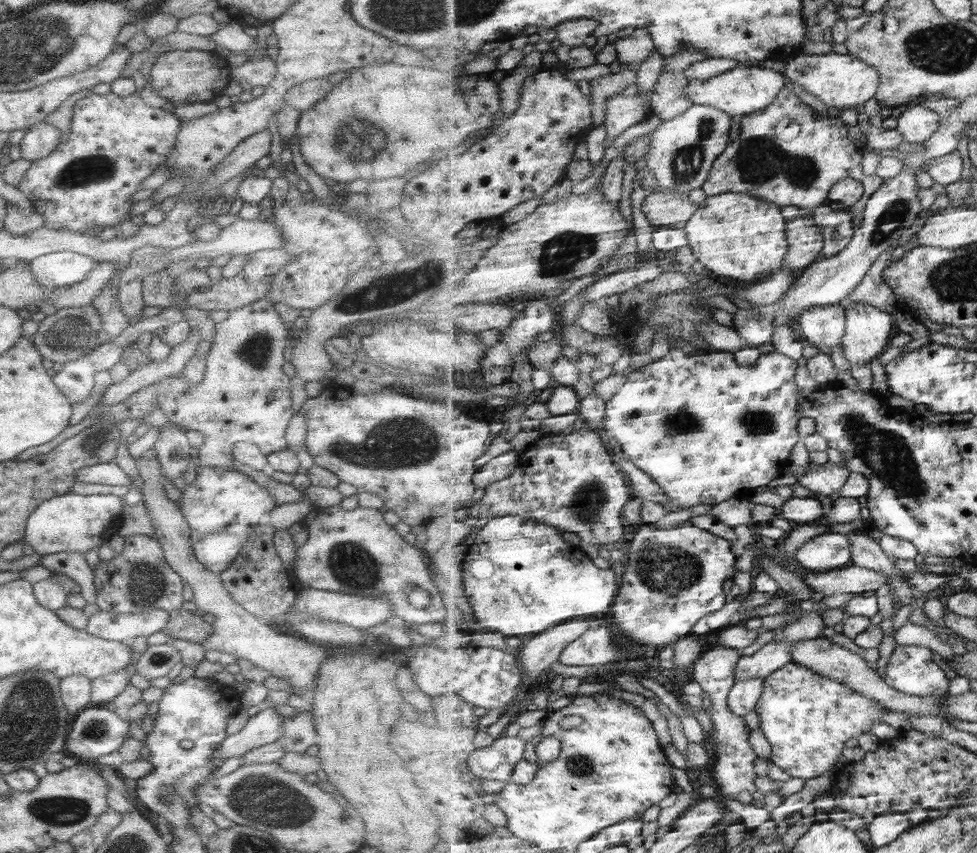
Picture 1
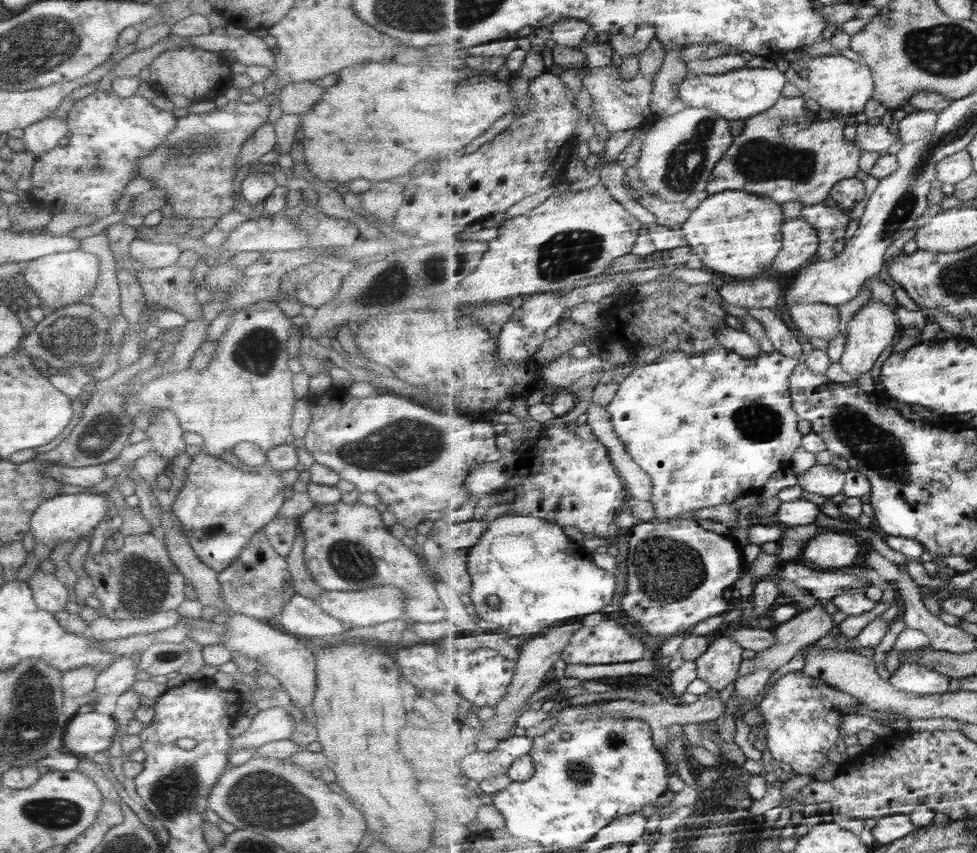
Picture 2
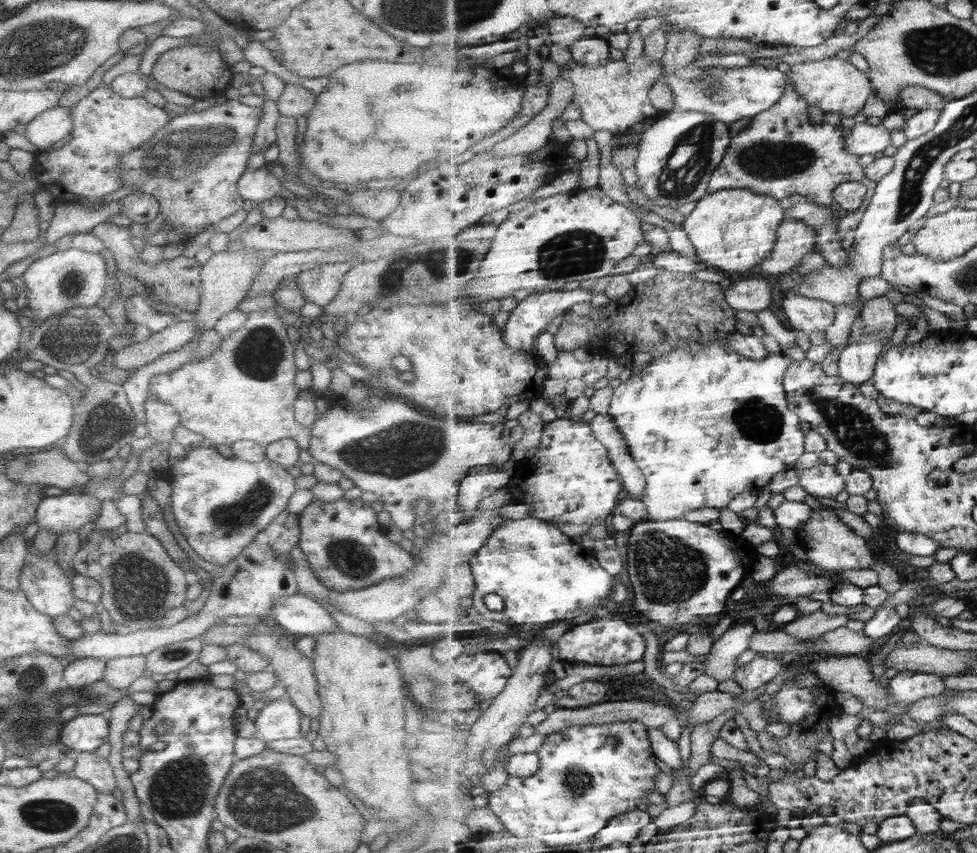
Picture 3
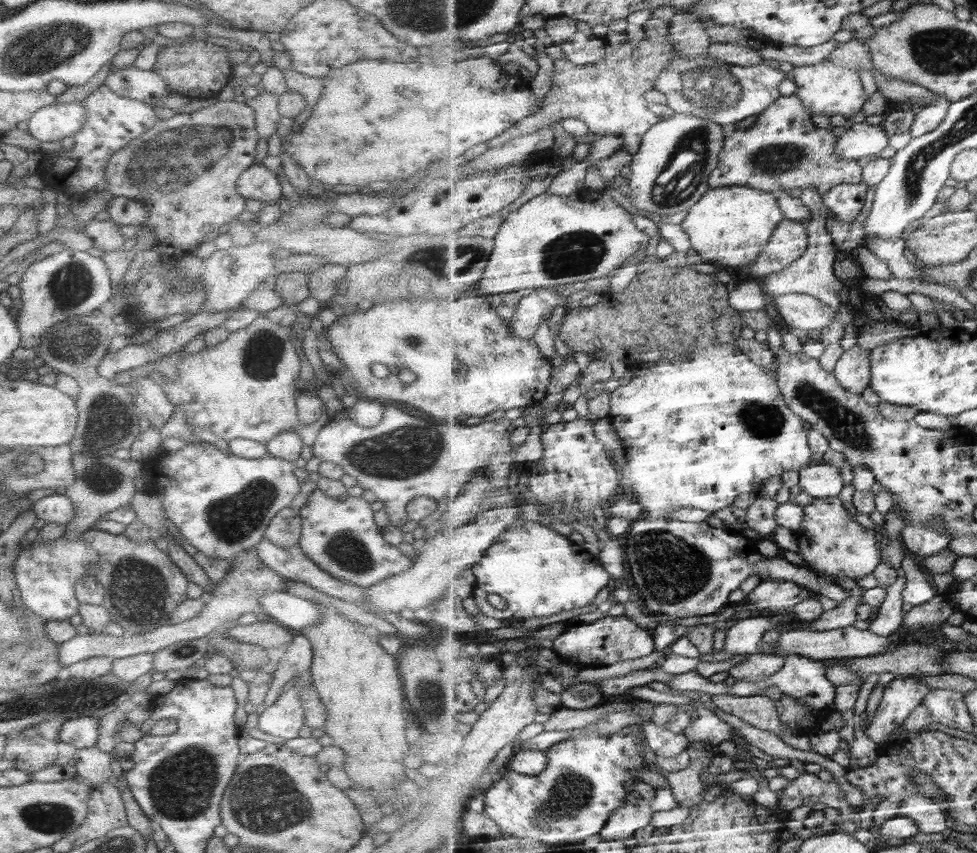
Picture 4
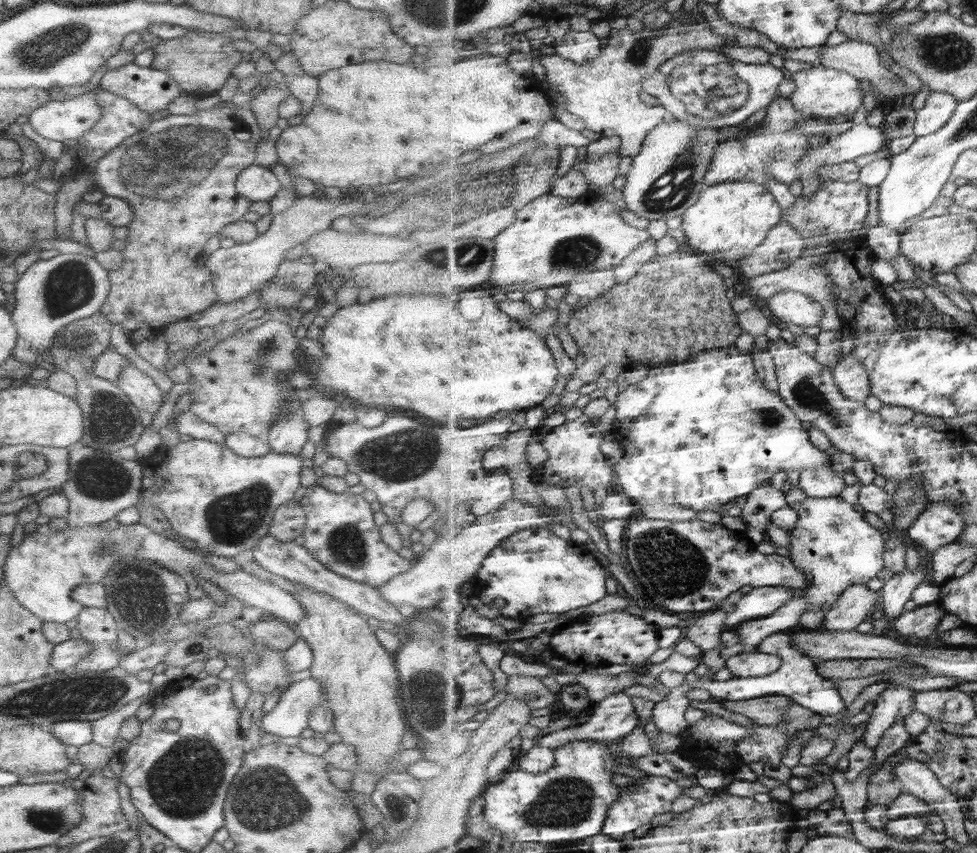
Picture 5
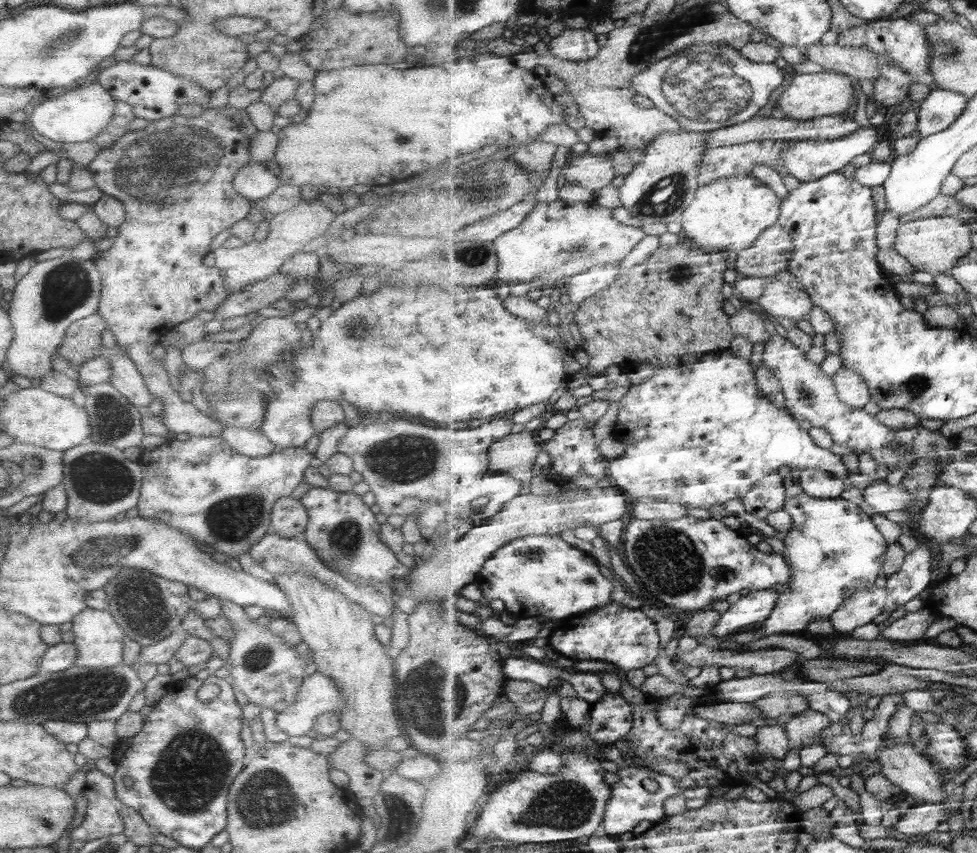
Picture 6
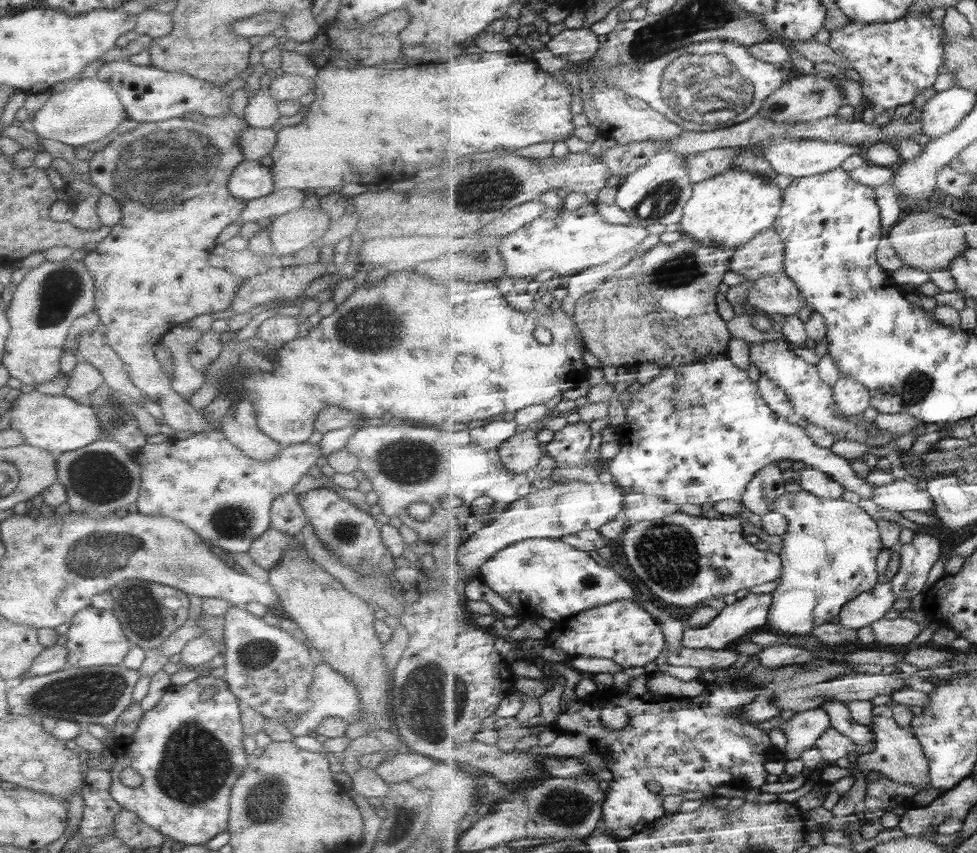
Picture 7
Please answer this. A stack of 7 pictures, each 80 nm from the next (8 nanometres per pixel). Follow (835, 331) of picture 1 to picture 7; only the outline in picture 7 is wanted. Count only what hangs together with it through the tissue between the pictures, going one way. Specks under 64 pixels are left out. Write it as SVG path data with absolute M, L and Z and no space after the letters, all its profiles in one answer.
M785 272L752 282L747 303L768 316L795 316L803 306L809 305L797 284Z

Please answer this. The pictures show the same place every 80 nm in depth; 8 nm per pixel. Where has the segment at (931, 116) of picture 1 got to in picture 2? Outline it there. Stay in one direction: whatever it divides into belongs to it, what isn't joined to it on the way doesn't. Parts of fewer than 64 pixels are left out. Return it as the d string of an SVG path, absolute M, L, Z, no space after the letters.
M908 109L907 115L900 120L898 127L900 128L900 138L903 145L912 144L916 141L923 140L927 136L931 136L938 123L938 114L933 111Z

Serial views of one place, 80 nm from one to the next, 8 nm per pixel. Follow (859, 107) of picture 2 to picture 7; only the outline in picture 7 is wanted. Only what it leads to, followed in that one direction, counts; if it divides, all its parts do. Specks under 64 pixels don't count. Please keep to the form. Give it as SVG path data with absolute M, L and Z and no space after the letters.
M817 72L801 75L788 80L763 103L759 115L765 118L789 124L812 123L835 116L846 102L841 92L841 82L835 84L831 78L821 78Z

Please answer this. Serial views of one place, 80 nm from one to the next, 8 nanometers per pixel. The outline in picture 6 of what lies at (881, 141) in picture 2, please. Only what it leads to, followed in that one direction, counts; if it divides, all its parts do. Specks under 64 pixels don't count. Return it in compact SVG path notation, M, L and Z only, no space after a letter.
M862 126L849 136L839 138L839 140L805 140L789 145L779 161L779 172L783 176L793 176L800 183L819 180L833 172L840 172L855 156L863 154L871 155L873 148L879 143L877 128L873 126Z

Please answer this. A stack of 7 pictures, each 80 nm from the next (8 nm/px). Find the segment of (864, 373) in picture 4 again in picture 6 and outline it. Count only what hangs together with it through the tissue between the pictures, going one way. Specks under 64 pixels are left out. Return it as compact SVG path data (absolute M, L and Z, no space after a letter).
M843 365L833 380L841 400L851 408L864 409L872 401L870 384L854 368Z

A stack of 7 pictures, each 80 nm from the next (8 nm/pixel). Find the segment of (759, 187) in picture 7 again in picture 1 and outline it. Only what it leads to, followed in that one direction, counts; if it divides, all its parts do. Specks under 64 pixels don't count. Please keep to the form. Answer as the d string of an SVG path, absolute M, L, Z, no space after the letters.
M727 192L725 194L719 194L718 196L708 196L699 206L697 213L689 220L689 223L684 228L685 232L688 234L688 239L690 242L690 248L694 253L694 256L701 262L705 267L708 268L713 279L717 277L726 278L731 280L731 282L747 286L759 284L775 274L775 270L780 271L784 267L784 262L786 262L786 256L790 252L790 244L788 241L788 234L786 233L786 224L788 220L785 220L785 216L781 214L781 208L777 204L772 204L765 200L757 199L755 196L750 196L747 194L739 192Z

